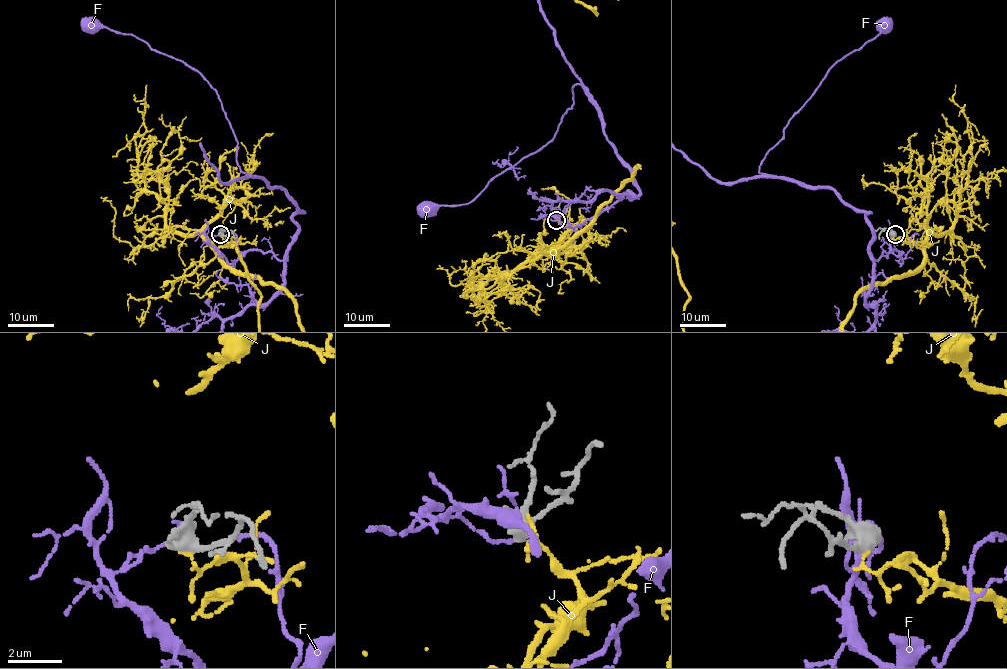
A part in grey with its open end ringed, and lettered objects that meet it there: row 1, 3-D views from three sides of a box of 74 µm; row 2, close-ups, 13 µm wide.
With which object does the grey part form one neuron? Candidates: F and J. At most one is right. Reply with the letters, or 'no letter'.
no letter

